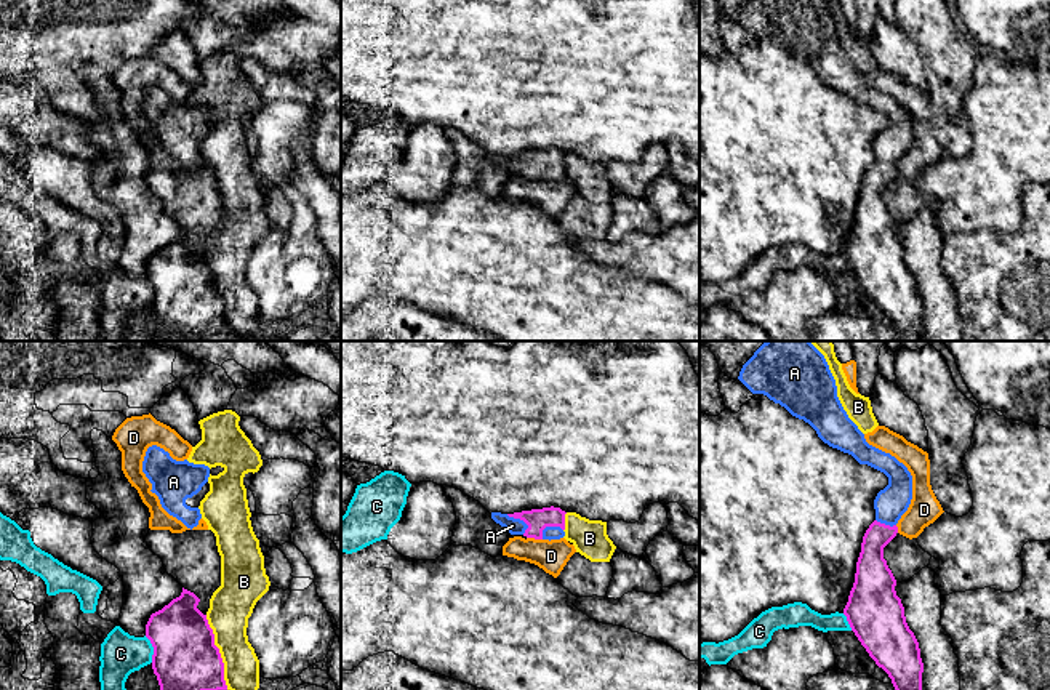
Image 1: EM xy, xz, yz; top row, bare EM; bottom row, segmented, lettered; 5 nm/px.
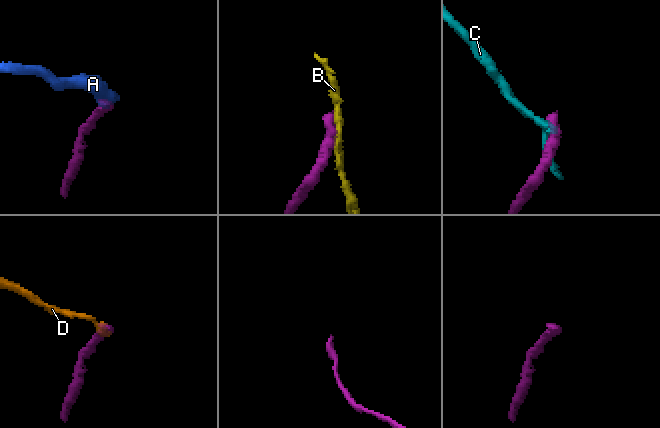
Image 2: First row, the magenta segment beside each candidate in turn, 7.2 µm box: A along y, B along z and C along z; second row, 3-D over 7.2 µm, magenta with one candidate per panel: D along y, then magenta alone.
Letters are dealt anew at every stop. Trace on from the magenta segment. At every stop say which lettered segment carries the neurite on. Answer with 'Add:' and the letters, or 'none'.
Add: A

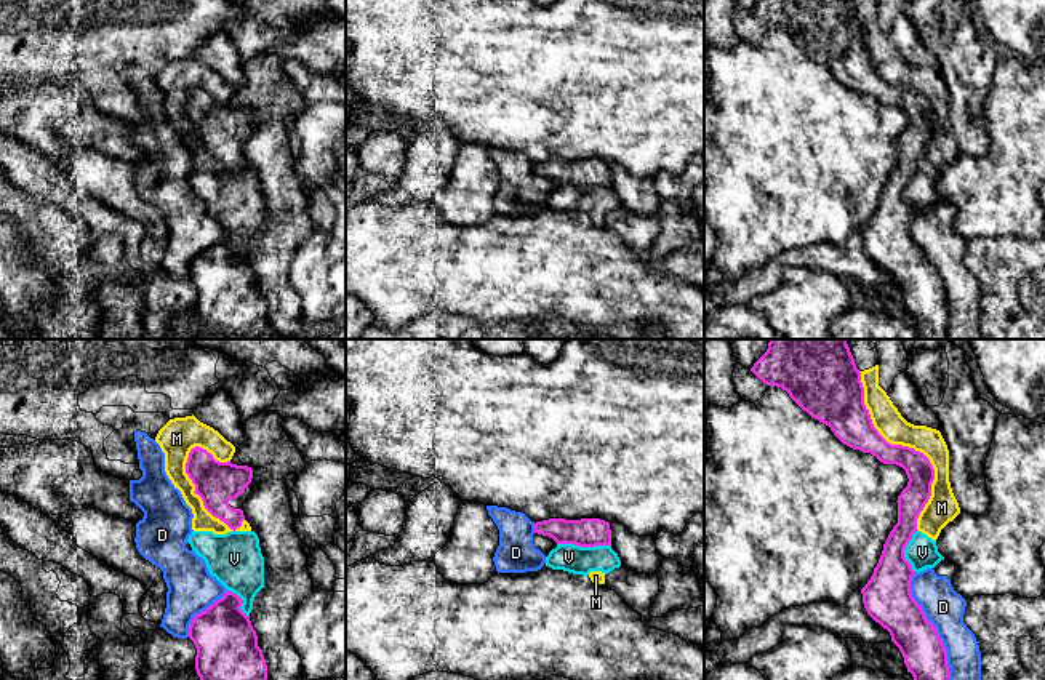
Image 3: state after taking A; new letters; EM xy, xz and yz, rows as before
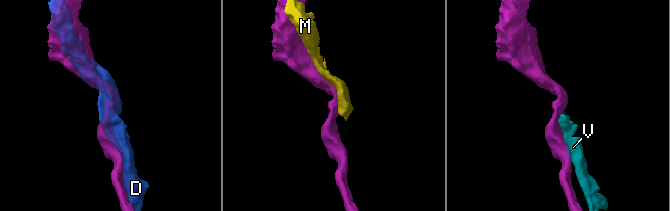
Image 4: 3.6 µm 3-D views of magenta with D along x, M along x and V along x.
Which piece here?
Add: none

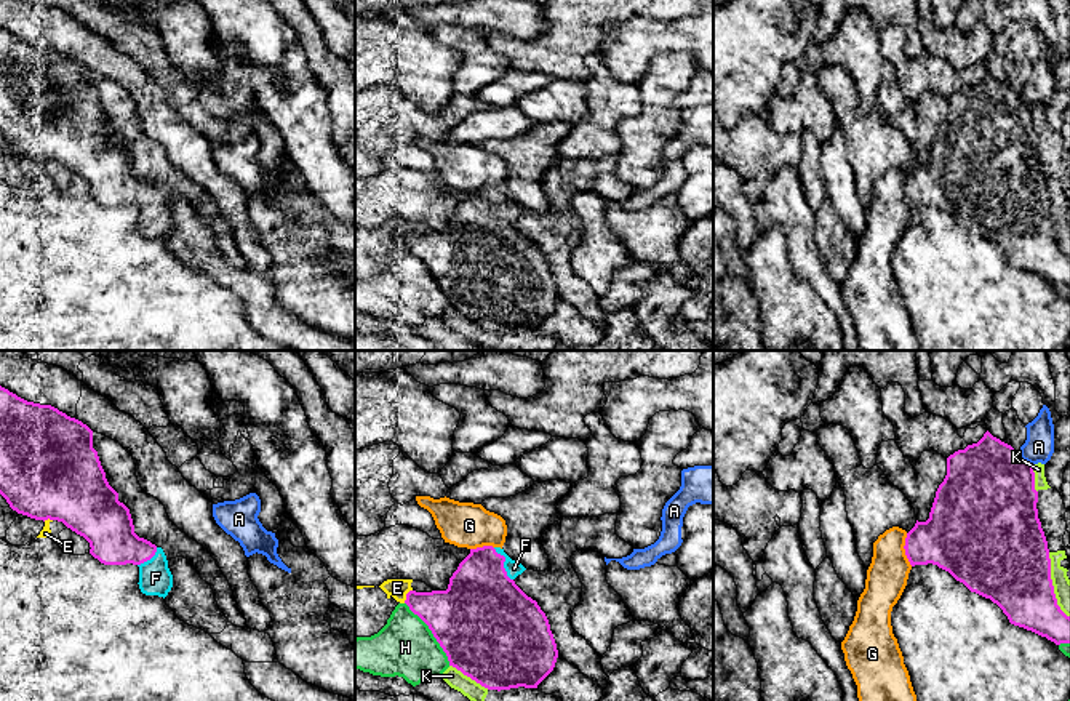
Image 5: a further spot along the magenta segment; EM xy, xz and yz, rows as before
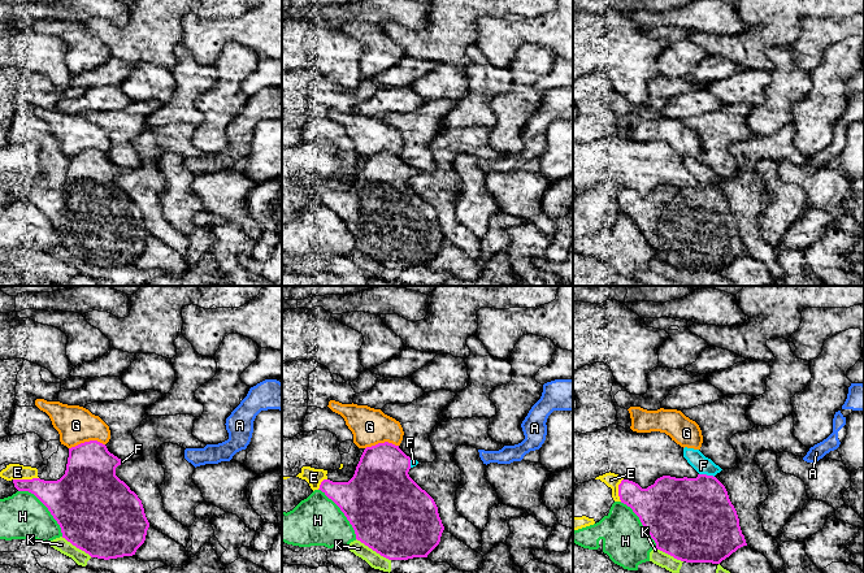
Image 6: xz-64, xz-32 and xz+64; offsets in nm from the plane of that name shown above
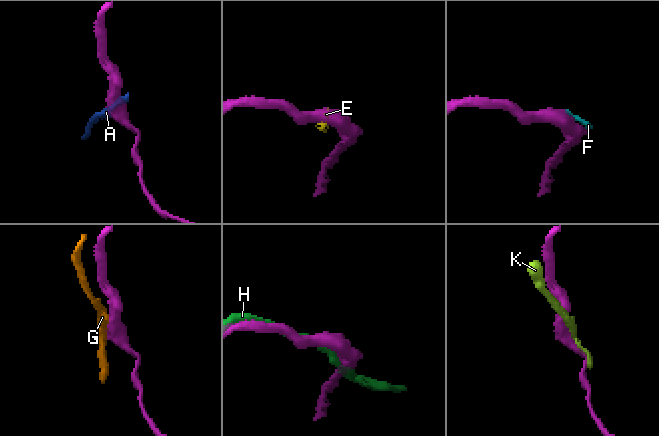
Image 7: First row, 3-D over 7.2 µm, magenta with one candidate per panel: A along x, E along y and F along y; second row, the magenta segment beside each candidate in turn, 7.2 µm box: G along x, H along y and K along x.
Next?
Add: F

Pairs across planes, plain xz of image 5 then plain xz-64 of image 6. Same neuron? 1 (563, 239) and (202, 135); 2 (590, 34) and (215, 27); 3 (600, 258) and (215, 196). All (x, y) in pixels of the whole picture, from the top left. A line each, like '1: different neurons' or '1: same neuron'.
1: different neurons
2: different neurons
3: different neurons

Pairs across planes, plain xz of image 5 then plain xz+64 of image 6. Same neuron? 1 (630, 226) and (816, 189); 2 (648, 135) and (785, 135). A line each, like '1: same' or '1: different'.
1: same
2: different

